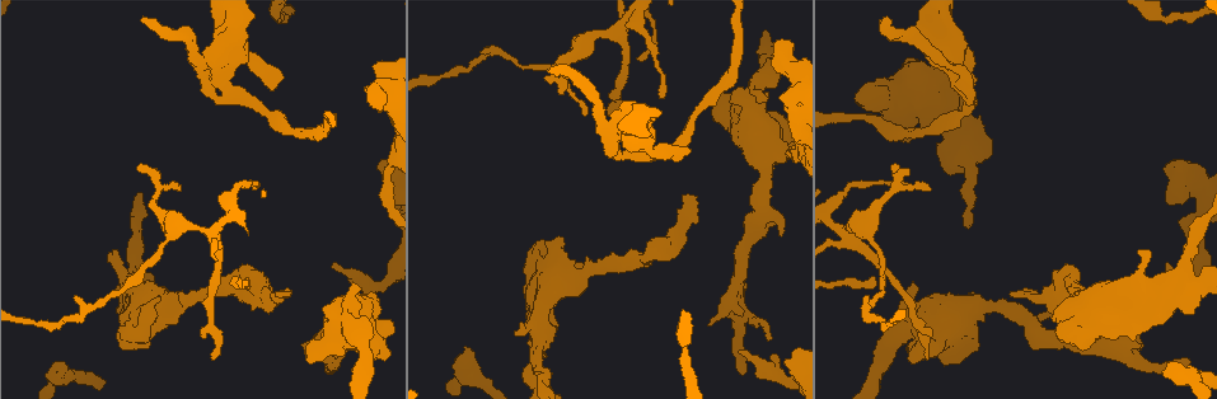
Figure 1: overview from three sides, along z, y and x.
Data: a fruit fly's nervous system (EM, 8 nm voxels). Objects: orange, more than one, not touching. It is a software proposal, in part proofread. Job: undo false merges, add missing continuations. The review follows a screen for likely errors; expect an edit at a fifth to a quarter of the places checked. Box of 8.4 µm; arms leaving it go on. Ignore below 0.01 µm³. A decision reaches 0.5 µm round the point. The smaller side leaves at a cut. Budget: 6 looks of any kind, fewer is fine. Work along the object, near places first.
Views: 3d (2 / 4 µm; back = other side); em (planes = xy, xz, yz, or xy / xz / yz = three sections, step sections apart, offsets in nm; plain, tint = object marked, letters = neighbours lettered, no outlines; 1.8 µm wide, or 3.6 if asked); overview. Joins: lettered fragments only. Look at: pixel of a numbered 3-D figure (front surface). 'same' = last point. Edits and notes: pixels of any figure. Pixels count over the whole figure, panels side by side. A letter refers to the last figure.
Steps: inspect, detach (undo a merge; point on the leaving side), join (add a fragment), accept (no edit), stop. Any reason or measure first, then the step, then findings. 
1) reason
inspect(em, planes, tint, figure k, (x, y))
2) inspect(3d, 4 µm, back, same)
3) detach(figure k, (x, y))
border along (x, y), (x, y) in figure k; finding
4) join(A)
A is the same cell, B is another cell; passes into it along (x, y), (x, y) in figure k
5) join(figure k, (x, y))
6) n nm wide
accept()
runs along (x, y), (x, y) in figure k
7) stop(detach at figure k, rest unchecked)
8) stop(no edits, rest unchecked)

end of a long branch
inspect(3d, 4 µm, figure 1, (691, 198))

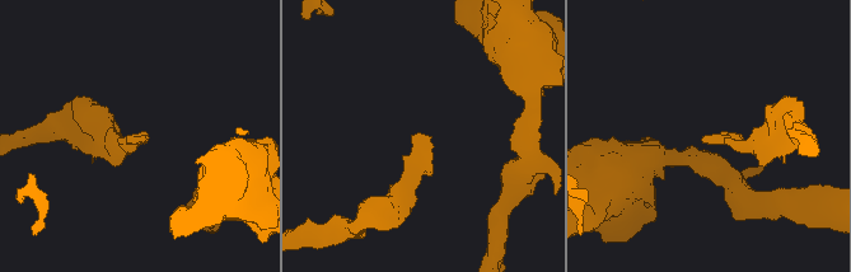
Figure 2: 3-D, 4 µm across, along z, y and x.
inspect(em, xy, step 16, tint, figure 2, (427, 136))

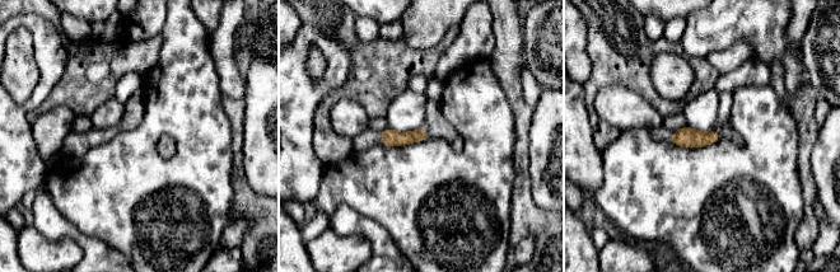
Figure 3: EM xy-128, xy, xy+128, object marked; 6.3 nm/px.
cut it another way
inspect(em, planes, letters, same)

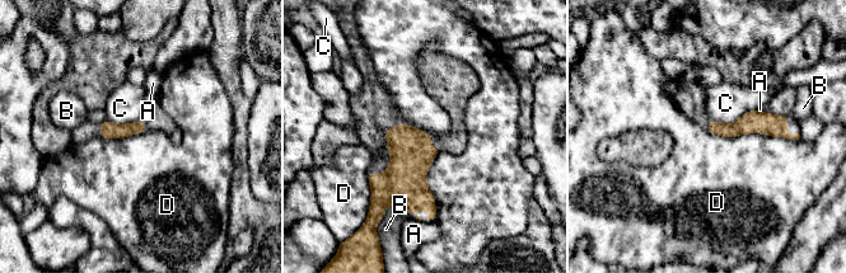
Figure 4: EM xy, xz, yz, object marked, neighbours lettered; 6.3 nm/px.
accept()
A, B, C and D are other cells; runs along (784, 118), (779, 123), (711, 128) in figure 4; no lettered fragment goes on from it

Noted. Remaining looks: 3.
free end
inspect(3d, 4 µm, back, figure 1, (710, 322))

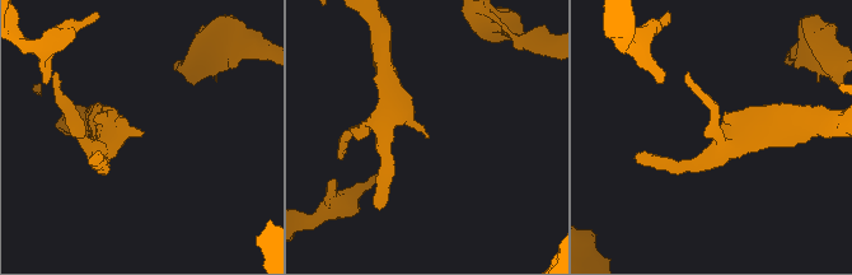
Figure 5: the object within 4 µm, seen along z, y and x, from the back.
need the tissue
inspect(em, planes, letters, figure 5, (426, 134))

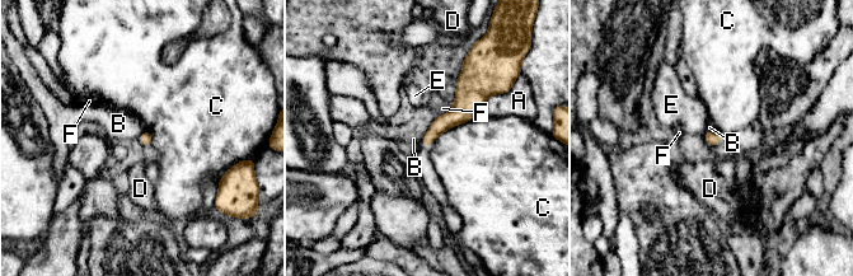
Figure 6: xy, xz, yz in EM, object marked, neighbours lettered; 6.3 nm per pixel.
C touches over 320 nm
accept()
A, B, C, D, E and F are other cells; none of them fits

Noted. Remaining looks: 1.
branch stops here
inspect(em, planes, letters, figure 1, (281, 74))

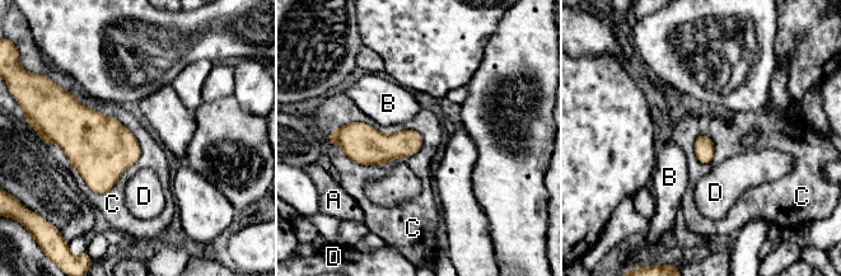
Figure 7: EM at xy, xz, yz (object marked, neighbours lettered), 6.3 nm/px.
accept()
A, B, C and D are other cells; none of them fits

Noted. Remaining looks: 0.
stop(no edits, rest unchecked)

